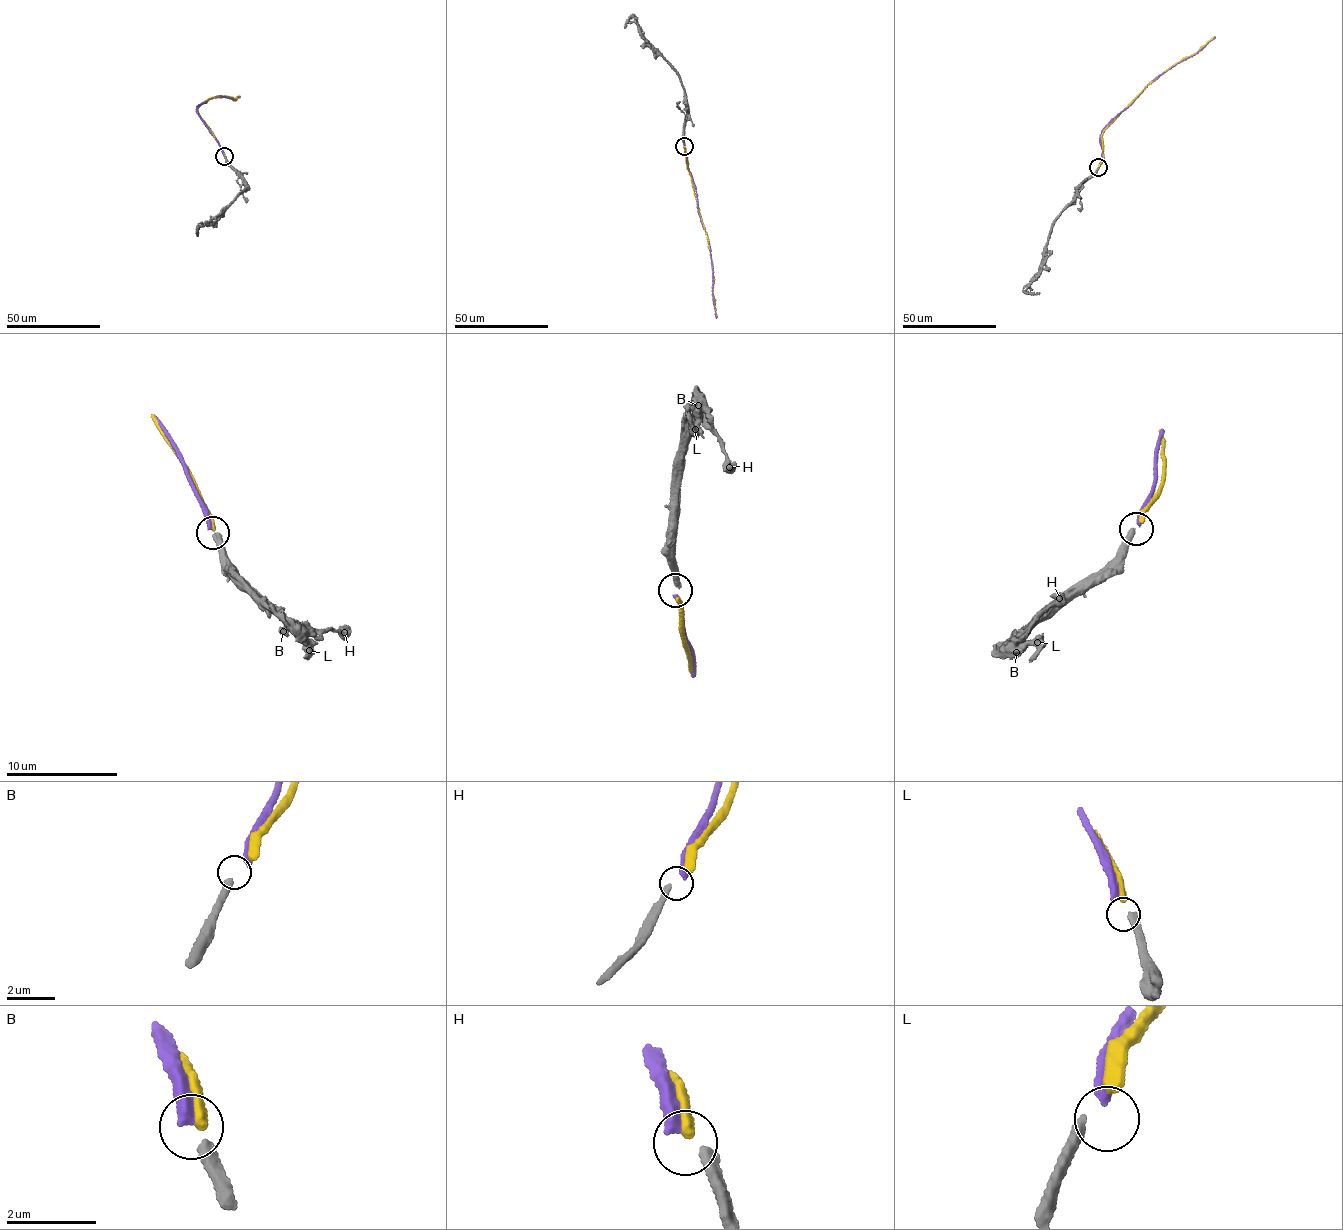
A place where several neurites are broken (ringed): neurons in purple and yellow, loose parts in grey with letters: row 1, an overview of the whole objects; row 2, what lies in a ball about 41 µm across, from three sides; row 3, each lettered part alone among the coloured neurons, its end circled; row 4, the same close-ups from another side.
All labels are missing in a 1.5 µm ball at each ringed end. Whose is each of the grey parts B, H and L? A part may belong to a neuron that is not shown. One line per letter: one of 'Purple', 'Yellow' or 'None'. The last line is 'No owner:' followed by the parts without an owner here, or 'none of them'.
B: Purple
H: Yellow
L: None
No owner: L

